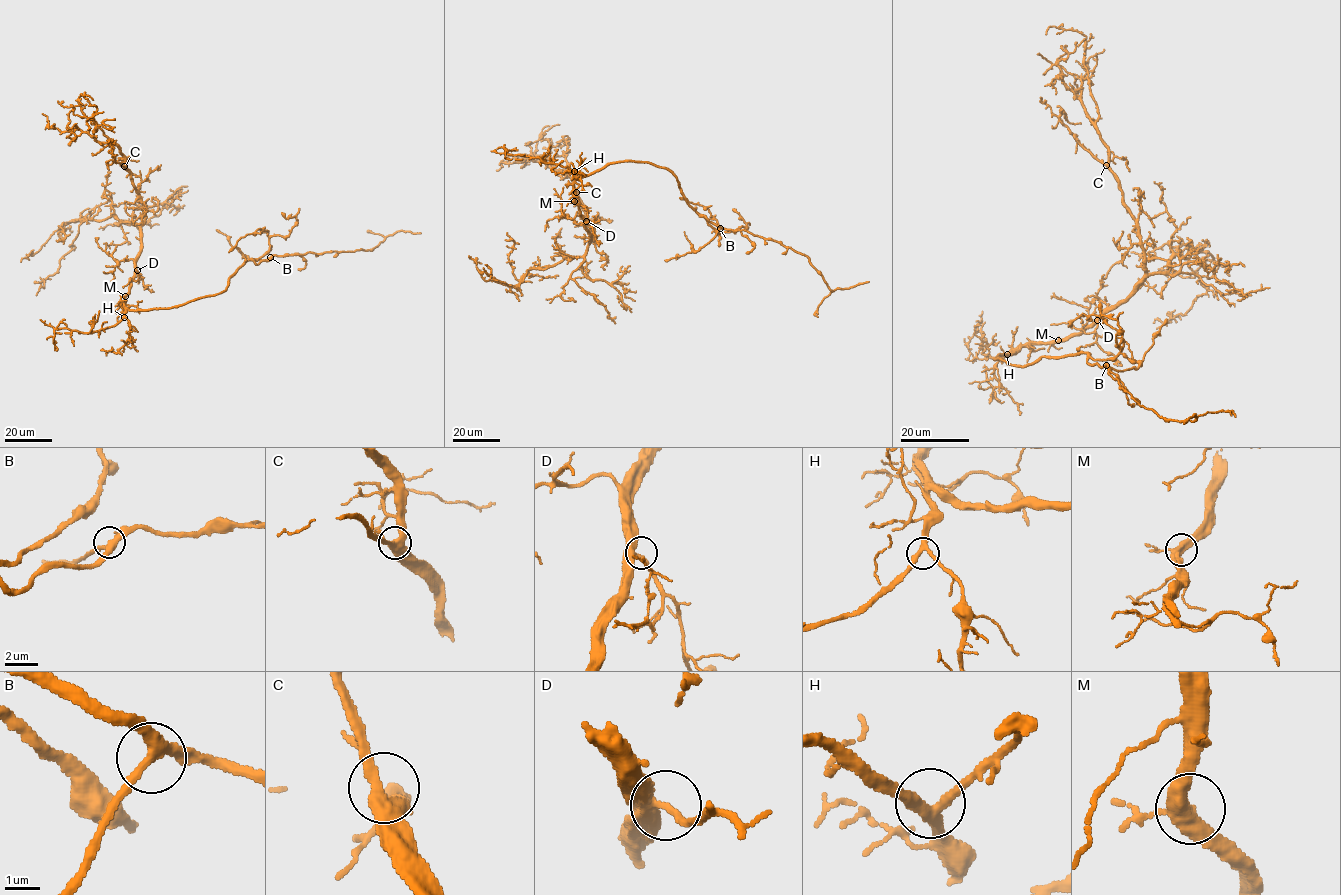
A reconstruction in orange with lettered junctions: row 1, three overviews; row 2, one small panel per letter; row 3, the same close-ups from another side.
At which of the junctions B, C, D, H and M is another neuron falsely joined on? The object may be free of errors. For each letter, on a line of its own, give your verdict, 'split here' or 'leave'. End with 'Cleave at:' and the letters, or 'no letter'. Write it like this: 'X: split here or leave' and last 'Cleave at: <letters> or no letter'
B: leave
C: leave
D: leave
H: leave
M: leave
Cleave at: no letter

